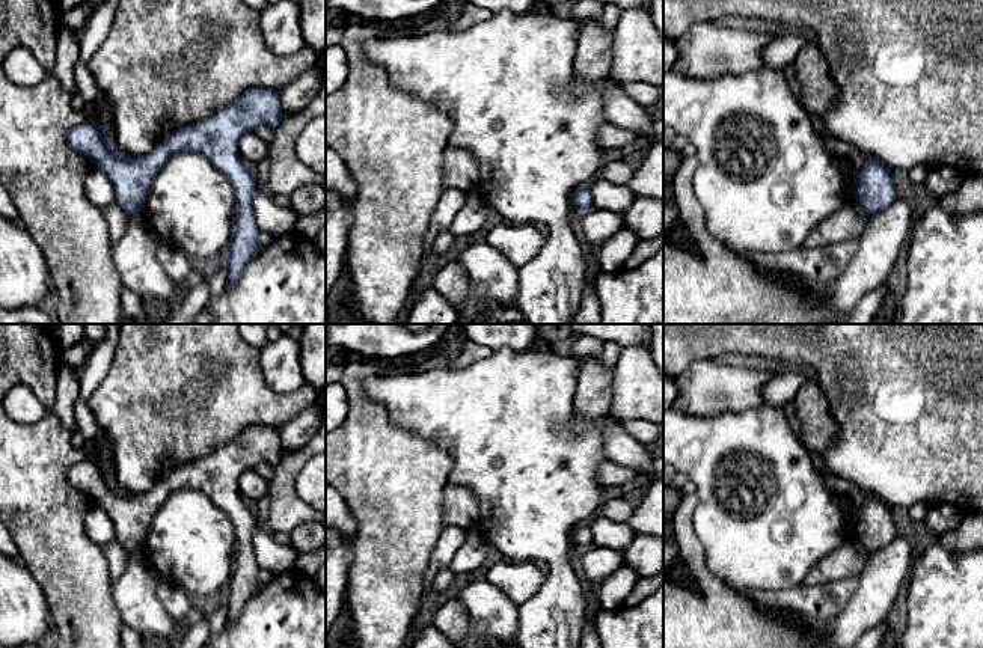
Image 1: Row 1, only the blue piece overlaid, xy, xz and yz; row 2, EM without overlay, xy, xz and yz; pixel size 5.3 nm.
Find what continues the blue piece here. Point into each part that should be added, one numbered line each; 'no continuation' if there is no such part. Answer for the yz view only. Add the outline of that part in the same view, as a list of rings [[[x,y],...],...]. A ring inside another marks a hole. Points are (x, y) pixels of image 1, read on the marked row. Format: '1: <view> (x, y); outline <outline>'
no continuation

